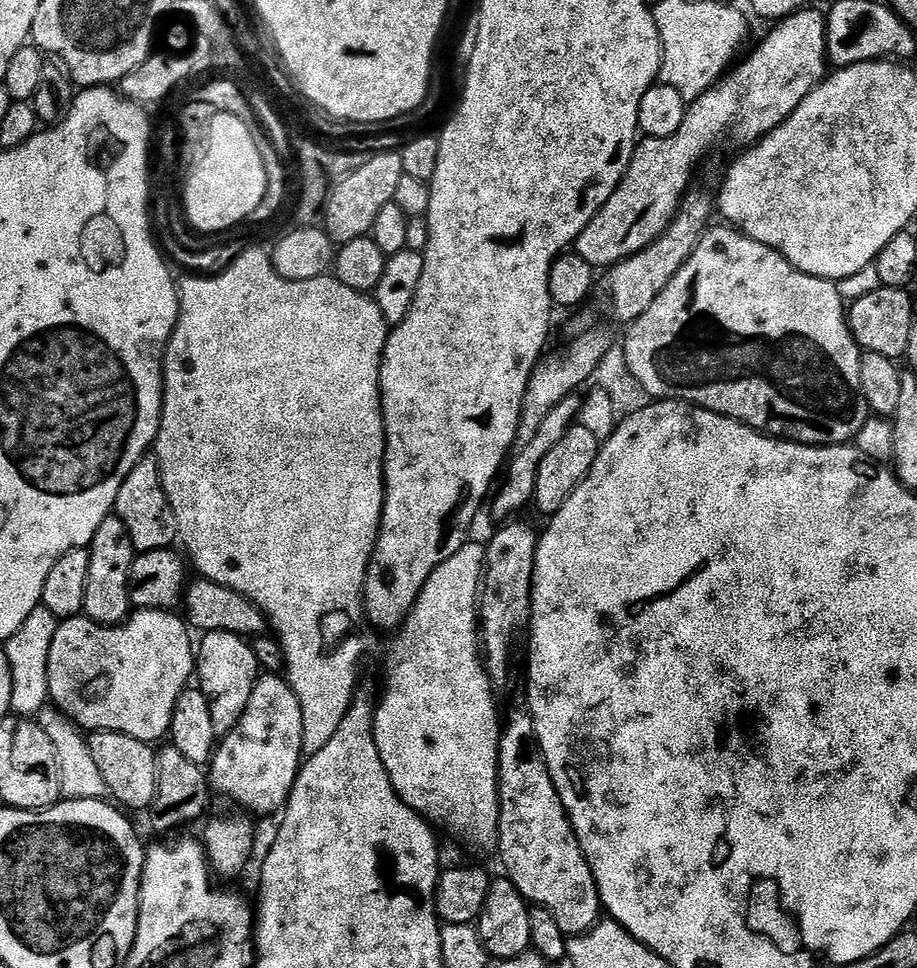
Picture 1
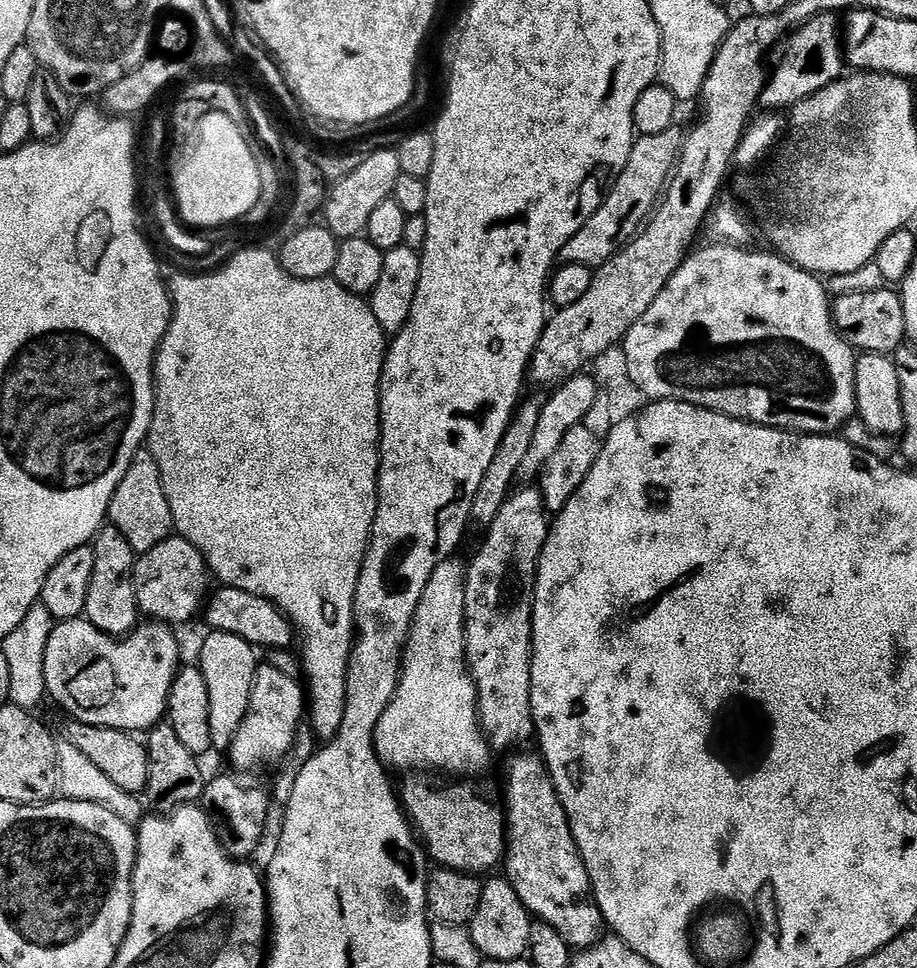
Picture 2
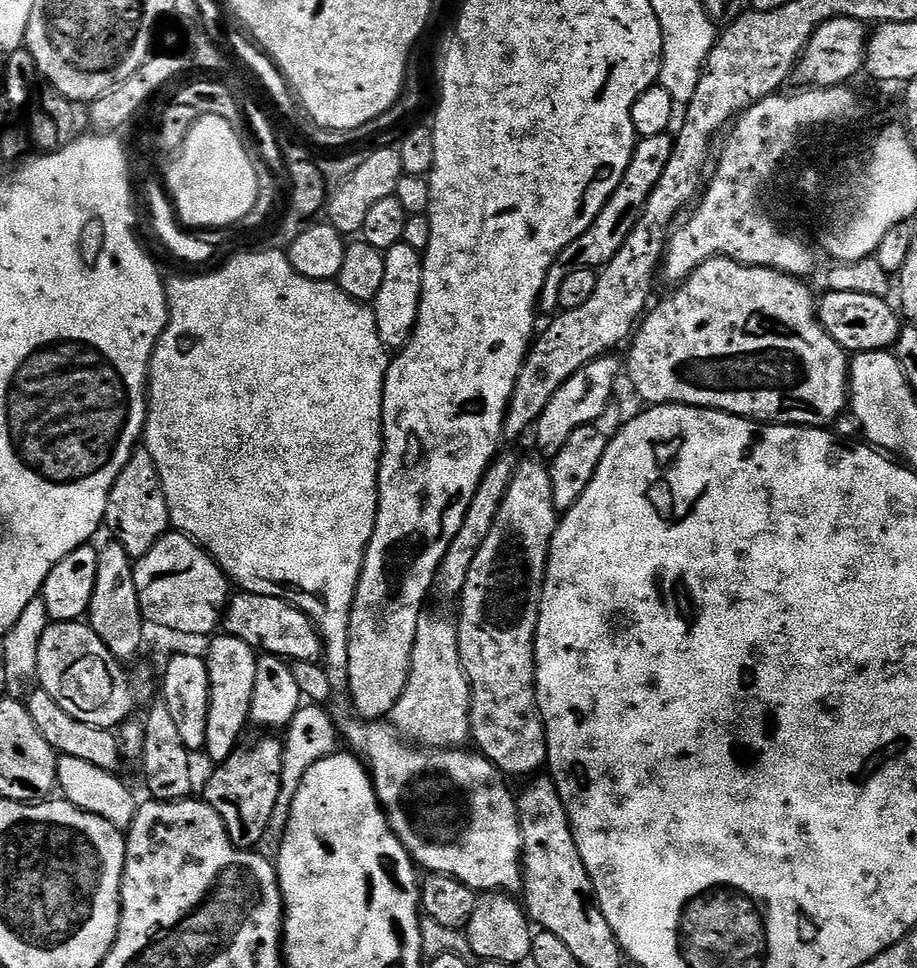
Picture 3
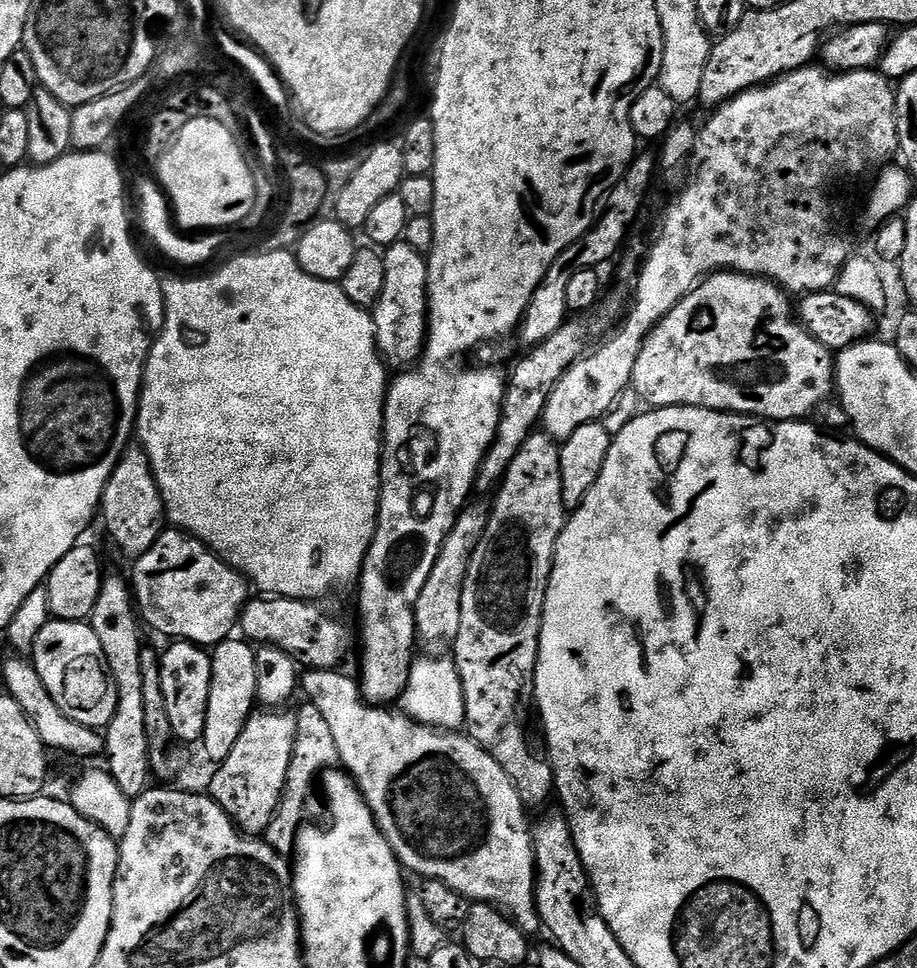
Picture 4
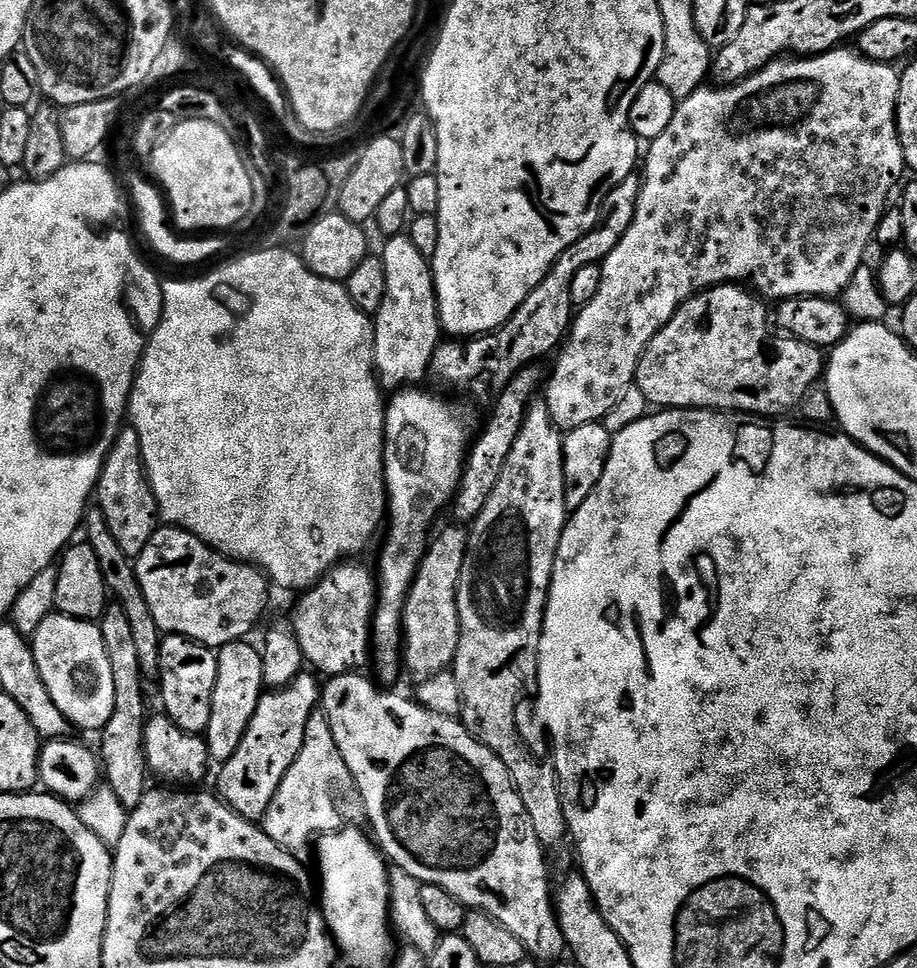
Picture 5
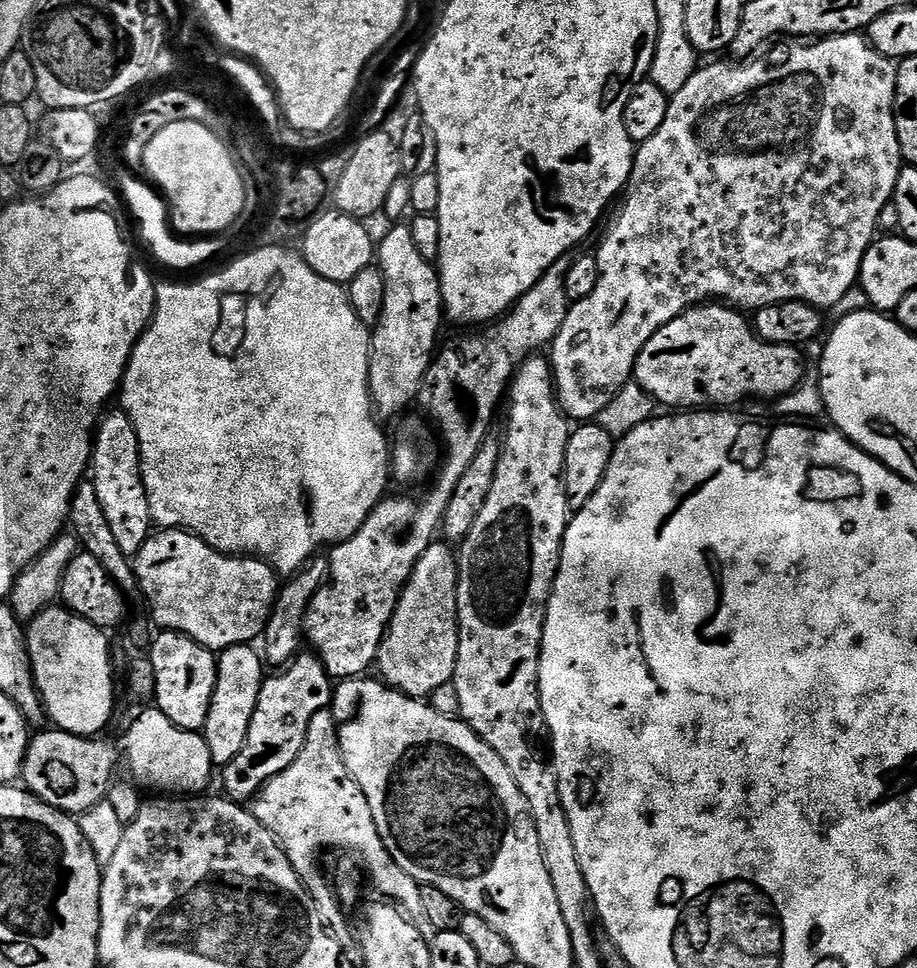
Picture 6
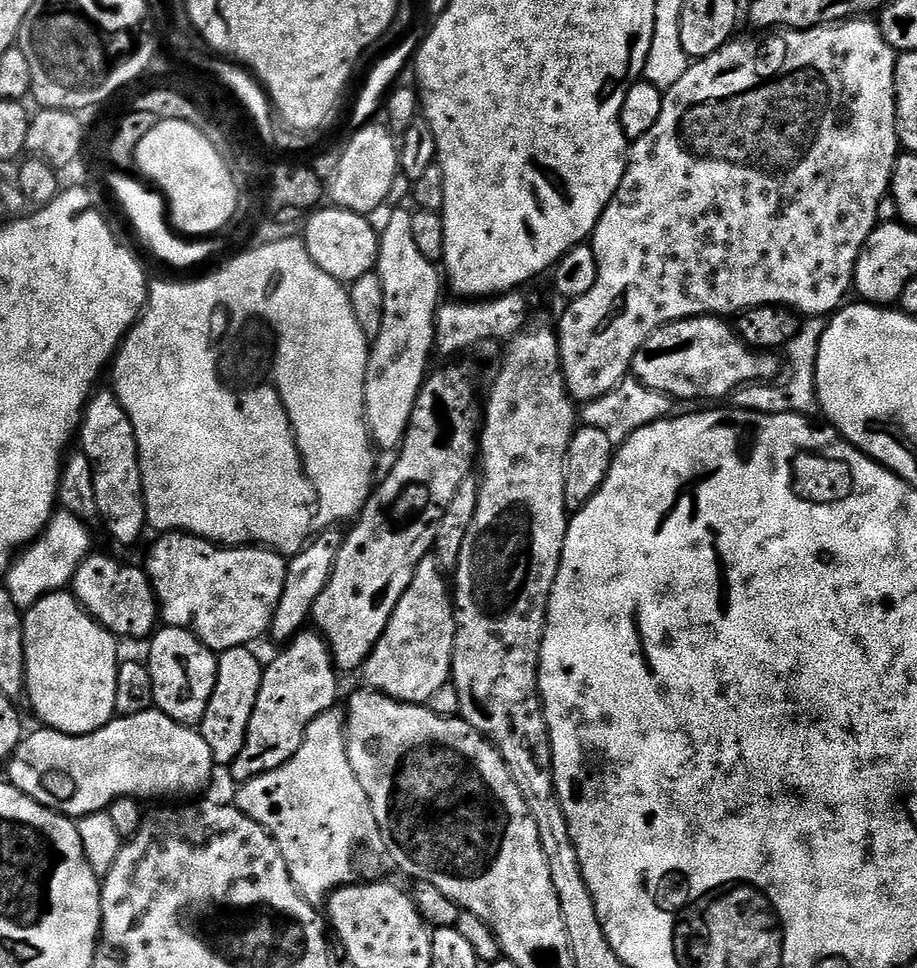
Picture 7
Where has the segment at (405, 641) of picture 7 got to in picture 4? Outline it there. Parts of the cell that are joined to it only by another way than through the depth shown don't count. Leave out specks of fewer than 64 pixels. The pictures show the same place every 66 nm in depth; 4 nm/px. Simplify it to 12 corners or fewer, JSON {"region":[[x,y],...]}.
{"region":[[469,503],[416,603],[421,641],[455,645],[490,511]]}

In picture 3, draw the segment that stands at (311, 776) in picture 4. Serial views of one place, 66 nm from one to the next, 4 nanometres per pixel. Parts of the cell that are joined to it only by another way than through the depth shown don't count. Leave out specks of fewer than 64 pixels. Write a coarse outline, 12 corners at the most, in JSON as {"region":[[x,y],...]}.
{"region":[[320,702],[301,703],[282,736],[279,841],[310,766],[338,750],[338,724]]}

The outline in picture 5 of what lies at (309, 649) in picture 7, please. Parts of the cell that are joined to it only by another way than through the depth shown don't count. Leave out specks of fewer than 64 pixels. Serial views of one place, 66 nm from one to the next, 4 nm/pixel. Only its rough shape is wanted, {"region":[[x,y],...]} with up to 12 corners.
{"region":[[322,684],[263,693],[215,791],[263,821],[302,750]]}

